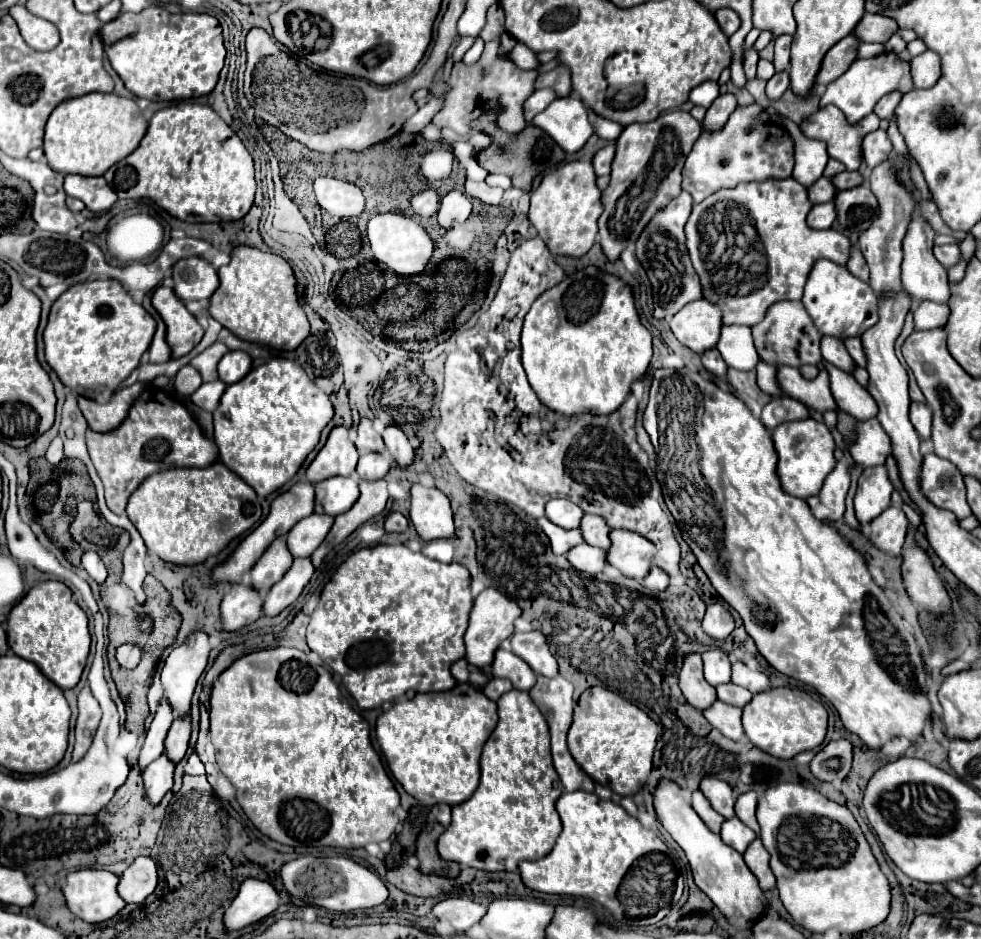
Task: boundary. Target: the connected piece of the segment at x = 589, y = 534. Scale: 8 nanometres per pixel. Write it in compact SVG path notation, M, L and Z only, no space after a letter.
M585 515L581 519L581 535L583 535L583 541L587 545L595 545L599 549L609 549L609 527L605 525L605 521L601 521L601 517L597 515Z

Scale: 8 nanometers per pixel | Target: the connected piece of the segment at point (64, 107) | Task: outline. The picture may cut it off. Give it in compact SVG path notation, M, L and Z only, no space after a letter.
M87 93L57 105L45 125L45 157L51 169L63 175L103 175L111 165L125 159L137 149L147 133L147 119L135 101L117 97L115 93Z

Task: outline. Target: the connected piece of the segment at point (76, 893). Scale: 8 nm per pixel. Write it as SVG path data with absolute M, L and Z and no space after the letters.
M99 869L69 873L61 887L67 909L85 923L101 923L115 917L125 907L125 901L117 895L117 881L117 875Z

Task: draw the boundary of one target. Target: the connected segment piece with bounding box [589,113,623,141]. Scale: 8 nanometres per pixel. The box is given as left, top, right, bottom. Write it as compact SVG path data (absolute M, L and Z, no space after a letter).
M589 113L589 115L591 115L591 119L593 119L593 123L597 125L597 135L599 135L601 139L605 139L605 141L613 141L613 139L617 139L617 137L621 135L621 131L623 131L621 125L613 123L613 121L605 121L605 119L597 117L595 113Z

